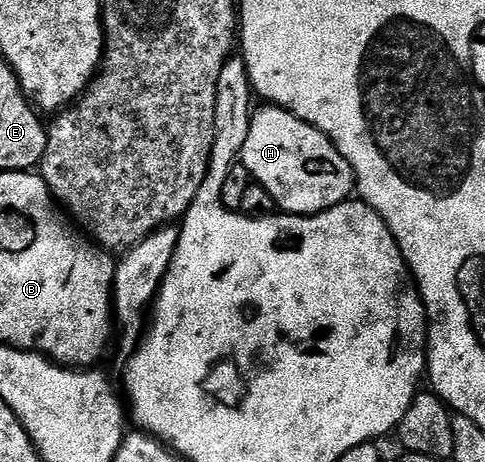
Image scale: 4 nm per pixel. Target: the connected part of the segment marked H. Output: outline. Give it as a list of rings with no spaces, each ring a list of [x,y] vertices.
[[[261,105],[254,110],[251,129],[247,133],[247,141],[243,145],[239,161],[249,170],[252,182],[263,185],[263,189],[271,193],[278,208],[290,215],[318,215],[321,211],[346,202],[355,191],[353,170],[341,156],[339,149],[335,149],[332,141],[319,129],[295,117],[284,107]]]

